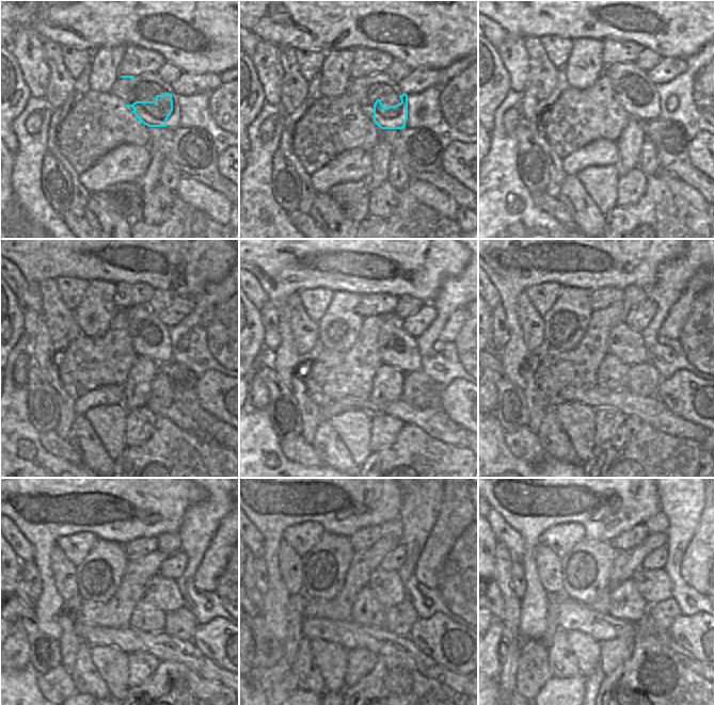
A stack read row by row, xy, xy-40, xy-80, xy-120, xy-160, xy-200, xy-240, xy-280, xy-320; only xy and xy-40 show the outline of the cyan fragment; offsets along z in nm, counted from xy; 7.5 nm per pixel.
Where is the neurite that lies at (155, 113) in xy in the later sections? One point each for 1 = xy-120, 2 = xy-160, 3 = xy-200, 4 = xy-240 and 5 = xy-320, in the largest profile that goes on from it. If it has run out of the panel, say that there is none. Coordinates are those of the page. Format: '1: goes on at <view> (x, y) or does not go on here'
1: goes on at xy-120 (161, 351)
2: goes on at xy-160 (397, 348)
3: goes on at xy-200 (633, 350)
4: goes on at xy-240 (155, 588)
5: goes on at xy-320 (654, 586)

